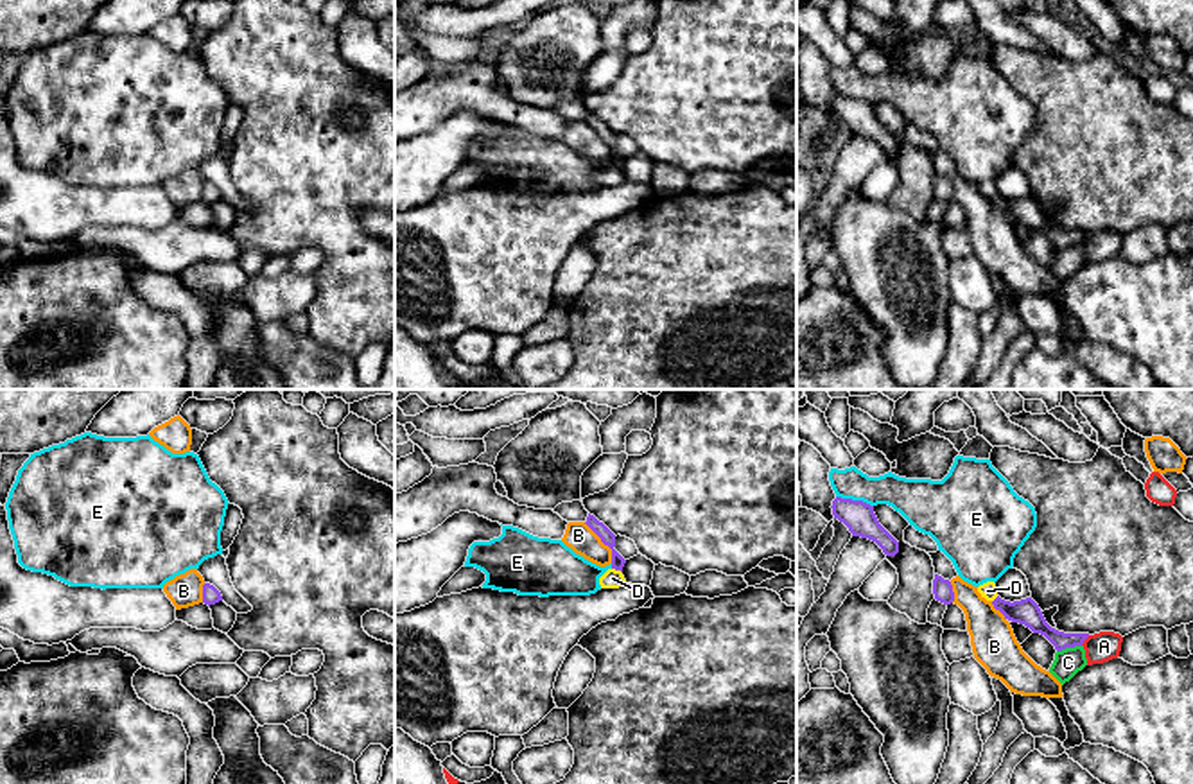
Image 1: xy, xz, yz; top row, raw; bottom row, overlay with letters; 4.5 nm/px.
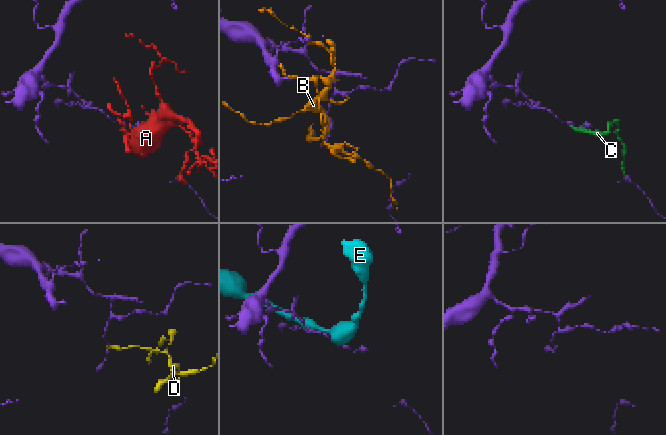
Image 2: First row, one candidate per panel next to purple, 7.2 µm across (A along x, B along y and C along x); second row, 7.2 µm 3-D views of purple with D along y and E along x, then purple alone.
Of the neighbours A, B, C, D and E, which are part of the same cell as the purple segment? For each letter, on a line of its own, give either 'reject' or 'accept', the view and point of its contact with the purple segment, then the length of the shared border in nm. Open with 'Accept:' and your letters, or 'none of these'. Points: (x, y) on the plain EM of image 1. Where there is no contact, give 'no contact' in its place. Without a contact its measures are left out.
Accept: none of these
A: reject; contact yz (1084, 237); length 60 nm
B: reject; contact xz (603, 140); length 220 nm
C: reject; contact yz (1068, 244); length 120 nm
D: reject; contact xz (618, 167); length 50 nm
E: reject; contact yz (854, 99); length 180 nm

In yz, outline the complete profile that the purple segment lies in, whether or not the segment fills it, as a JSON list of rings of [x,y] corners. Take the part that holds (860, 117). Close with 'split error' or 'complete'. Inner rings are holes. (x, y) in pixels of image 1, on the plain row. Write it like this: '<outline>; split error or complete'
[[[836,95],[831,106],[834,117],[843,120],[852,135],[875,140],[886,154],[899,151],[899,140],[879,122],[874,104],[863,99]]]; complete

